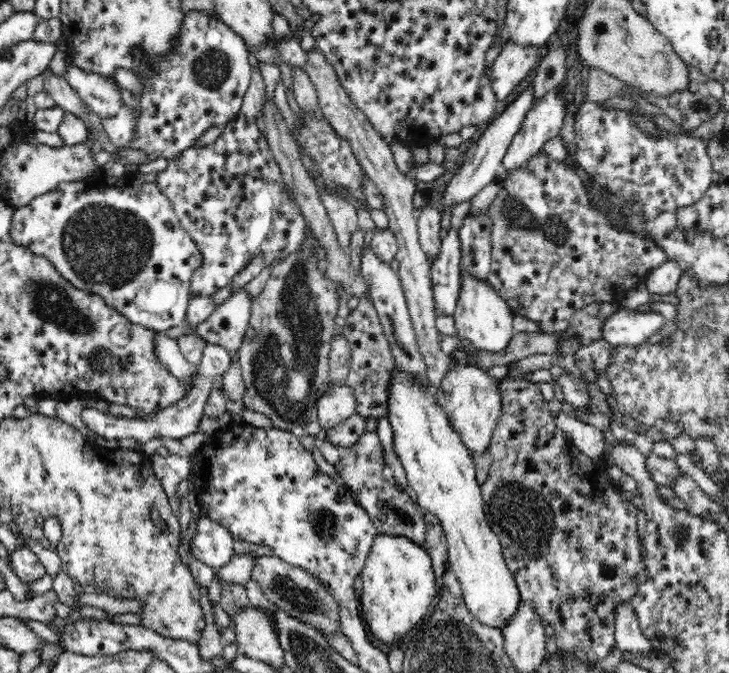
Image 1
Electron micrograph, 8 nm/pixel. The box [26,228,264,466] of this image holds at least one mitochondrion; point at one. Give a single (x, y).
(104, 360)

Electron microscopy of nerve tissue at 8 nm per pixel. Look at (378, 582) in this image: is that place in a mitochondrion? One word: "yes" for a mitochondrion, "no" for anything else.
no

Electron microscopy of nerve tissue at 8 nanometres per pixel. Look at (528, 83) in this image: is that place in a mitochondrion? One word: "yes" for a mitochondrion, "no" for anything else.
no

